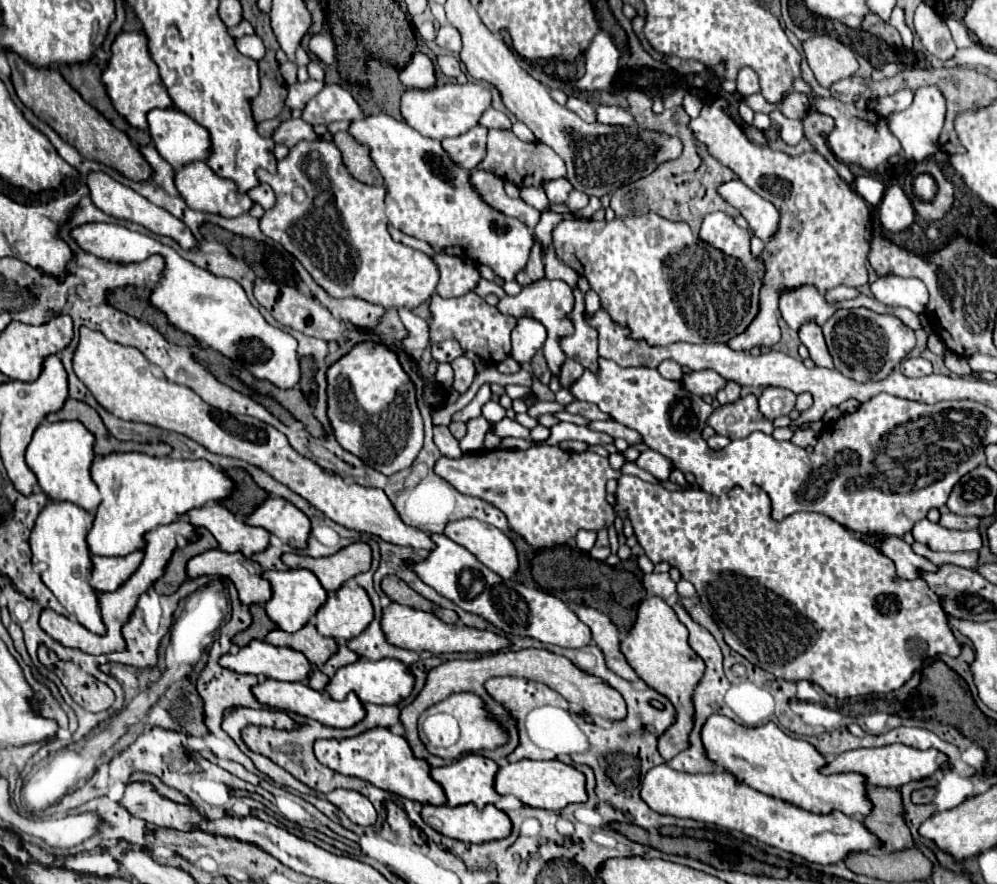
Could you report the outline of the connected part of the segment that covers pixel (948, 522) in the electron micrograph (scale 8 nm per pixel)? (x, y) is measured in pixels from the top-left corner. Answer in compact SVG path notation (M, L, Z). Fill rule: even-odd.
M946 513L940 517L940 525L946 529L978 529L980 519L978 517L960 517L956 513Z

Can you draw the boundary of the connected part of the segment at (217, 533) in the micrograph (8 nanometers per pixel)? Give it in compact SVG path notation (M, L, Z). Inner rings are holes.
M208 503L192 509L188 519L196 527L206 527L220 543L220 549L228 553L240 551L246 557L252 557L262 553L270 541L270 533L266 529L248 525L220 503Z

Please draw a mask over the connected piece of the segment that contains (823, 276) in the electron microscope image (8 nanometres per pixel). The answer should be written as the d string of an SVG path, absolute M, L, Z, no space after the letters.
M726 99L704 105L700 115L690 119L688 127L694 139L704 143L712 157L732 169L744 185L770 201L780 213L778 229L762 251L764 275L758 315L744 333L728 341L732 349L750 351L754 345L772 347L780 341L780 293L804 285L814 285L820 293L826 293L838 285L858 289L868 283L866 258L872 239L872 215L864 213L866 208L869 211L868 204L851 189L851 185L838 177L834 167L820 153L813 150L790 157L788 153L774 151L768 145L752 143L744 129L726 113Z

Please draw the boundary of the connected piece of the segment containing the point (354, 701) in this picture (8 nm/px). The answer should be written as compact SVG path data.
M262 679L254 689L252 689L254 697L274 709L280 711L290 711L314 721L320 721L328 727L336 727L336 729L346 729L346 727L354 727L356 723L360 723L366 717L366 709L362 705L362 701L356 697L356 693L350 693L344 701L334 701L330 695L314 691L312 687L304 685L304 683L284 683L284 681L274 681L274 679Z

